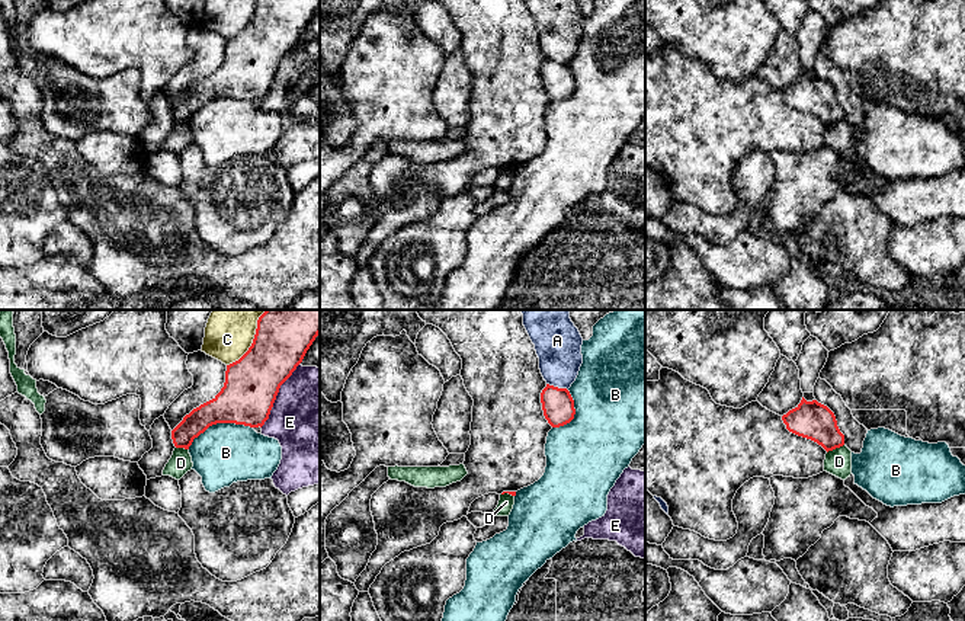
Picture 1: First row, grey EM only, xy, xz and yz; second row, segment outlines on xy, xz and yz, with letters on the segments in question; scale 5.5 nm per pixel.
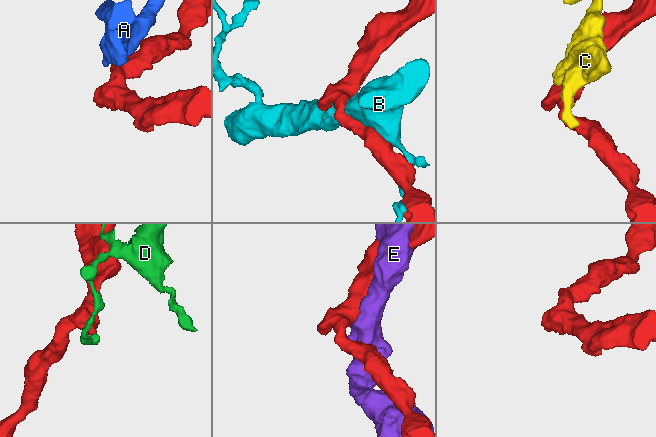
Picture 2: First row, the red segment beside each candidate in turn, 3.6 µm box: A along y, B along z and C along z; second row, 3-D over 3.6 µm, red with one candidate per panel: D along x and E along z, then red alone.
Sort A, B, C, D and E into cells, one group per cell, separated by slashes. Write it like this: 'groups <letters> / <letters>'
groups A / B / C / D / E

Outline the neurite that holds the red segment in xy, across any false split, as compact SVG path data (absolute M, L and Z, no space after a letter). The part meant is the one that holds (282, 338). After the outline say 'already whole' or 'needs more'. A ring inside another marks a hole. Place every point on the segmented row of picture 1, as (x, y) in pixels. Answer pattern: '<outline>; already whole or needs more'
M266 310L257 320L249 350L227 365L221 391L171 430L174 446L189 449L195 438L217 423L262 428L280 385L318 334L320 310Z; already whole

